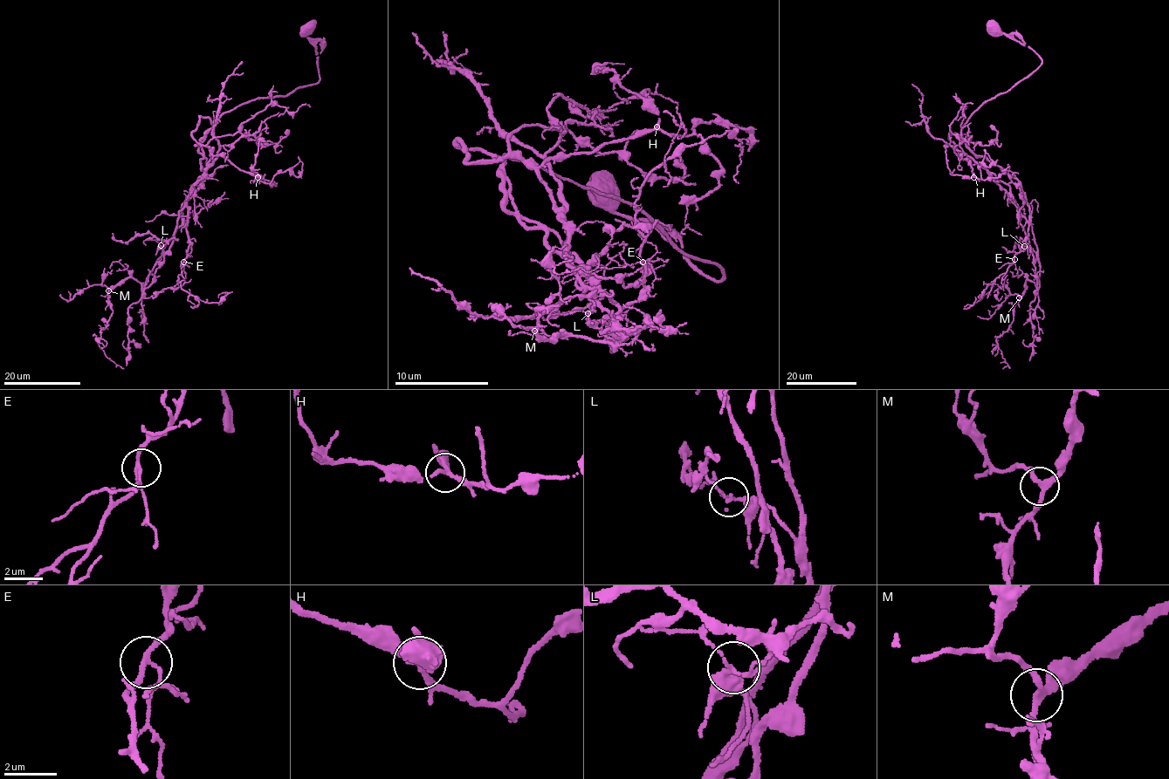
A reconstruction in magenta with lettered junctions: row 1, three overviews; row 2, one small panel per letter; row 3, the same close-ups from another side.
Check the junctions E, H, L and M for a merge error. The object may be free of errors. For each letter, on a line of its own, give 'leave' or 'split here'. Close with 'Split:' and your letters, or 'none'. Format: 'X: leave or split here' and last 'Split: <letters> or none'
E: leave
H: leave
L: split here
M: leave
Split: L

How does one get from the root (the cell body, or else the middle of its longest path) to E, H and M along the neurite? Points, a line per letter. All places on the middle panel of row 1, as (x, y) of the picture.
E: (601, 191), (722, 280), (630, 203), (504, 157), (512, 208), (598, 292), (592, 321), (637, 302), (642, 262)
H: (601, 191), (722, 280), (630, 203), (456, 142), (469, 163), (540, 166), (657, 126)
M: (601, 191), (724, 276), (630, 203), (506, 153), (512, 208), (572, 251), (617, 349), (534, 331)

